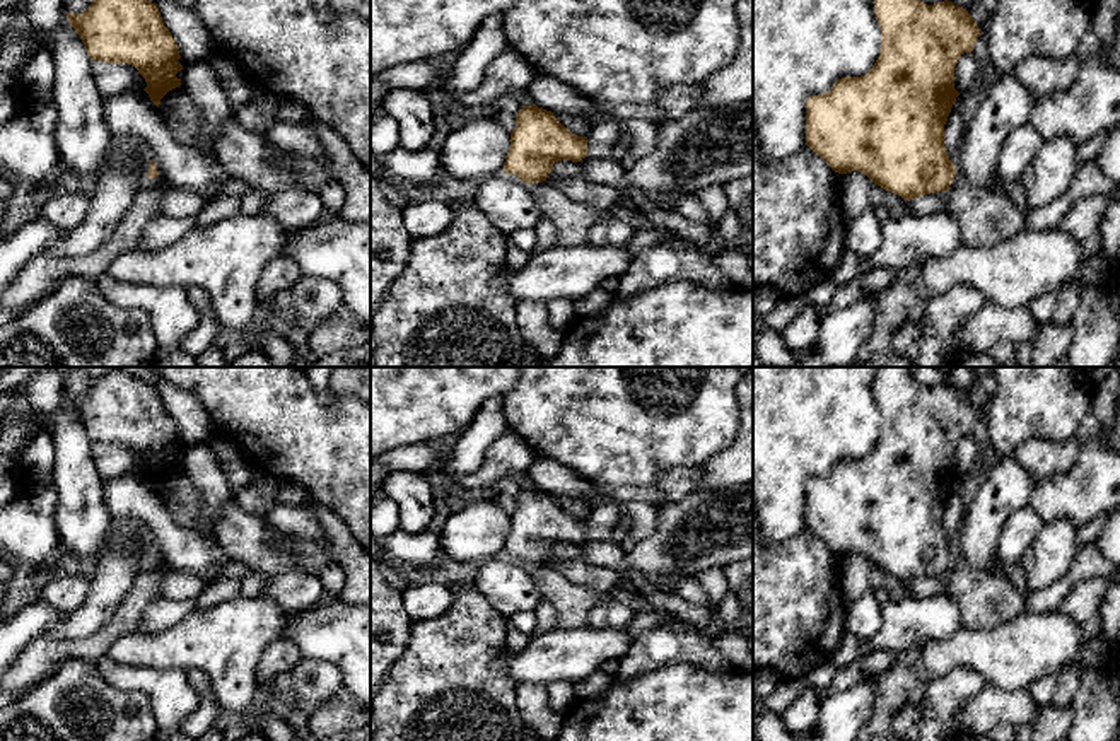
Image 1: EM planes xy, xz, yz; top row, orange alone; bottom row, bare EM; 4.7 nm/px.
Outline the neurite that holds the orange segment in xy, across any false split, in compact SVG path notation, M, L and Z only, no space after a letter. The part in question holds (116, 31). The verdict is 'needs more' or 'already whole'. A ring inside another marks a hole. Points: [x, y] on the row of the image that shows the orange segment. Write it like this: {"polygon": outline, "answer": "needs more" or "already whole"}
{"polygon": "M92 0L82 14L67 12L67 20L80 36L92 61L135 67L147 82L143 90L157 108L169 90L181 85L181 79L176 77L183 70L178 61L181 58L178 44L164 26L155 3L149 0Z", "answer": "already whole"}

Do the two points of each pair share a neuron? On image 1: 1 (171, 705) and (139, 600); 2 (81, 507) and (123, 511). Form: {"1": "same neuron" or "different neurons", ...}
{"1": "different neurons", "2": "different neurons"}

